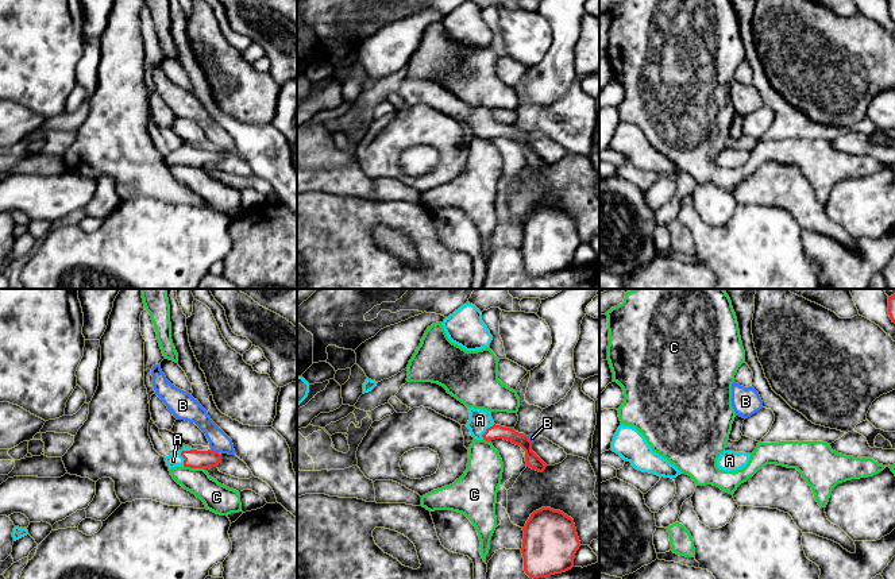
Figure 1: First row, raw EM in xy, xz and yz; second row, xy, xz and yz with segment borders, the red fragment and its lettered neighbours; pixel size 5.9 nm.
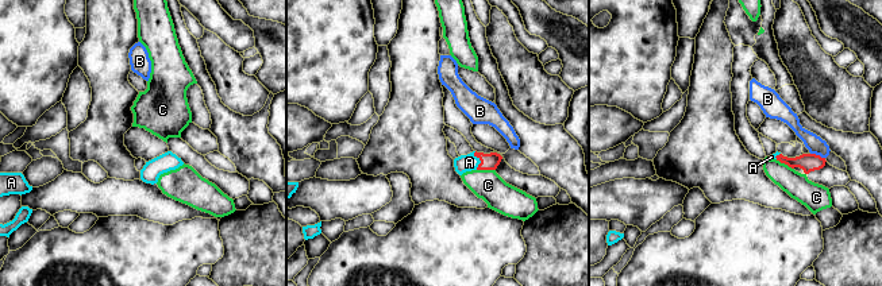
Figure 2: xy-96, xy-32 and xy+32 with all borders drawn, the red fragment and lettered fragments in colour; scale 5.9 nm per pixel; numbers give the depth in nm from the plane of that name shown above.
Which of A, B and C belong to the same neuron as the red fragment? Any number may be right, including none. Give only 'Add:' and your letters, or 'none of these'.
Add: A

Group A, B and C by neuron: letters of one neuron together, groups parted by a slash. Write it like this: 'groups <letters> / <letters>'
groups A / B / C

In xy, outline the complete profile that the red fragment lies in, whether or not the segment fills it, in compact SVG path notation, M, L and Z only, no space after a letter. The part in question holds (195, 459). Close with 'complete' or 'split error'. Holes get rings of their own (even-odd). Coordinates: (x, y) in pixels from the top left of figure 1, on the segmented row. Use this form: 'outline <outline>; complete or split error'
outline M184 445L181 451L166 456L165 462L169 470L174 467L190 467L207 470L211 467L217 467L219 463L221 462L221 455L212 449L197 451Z; split error

